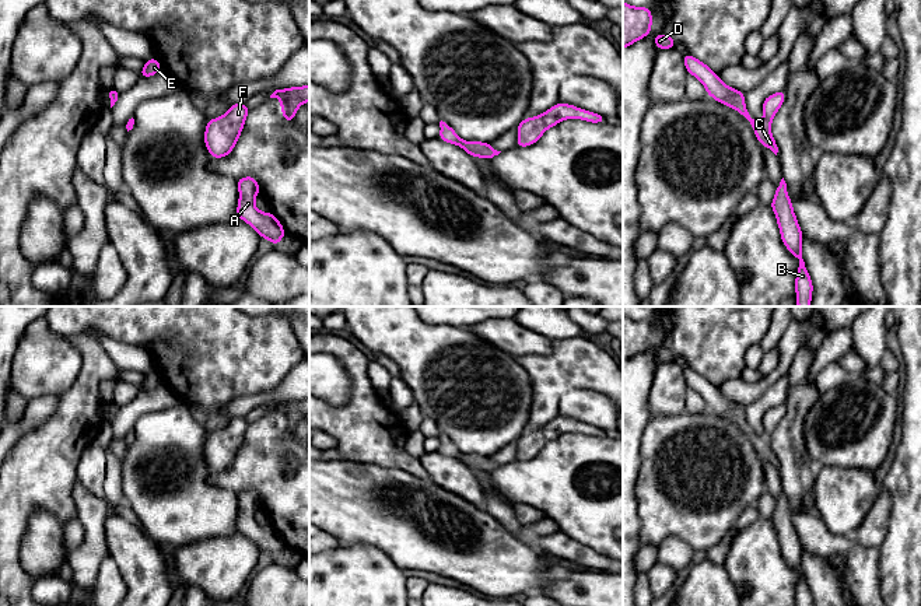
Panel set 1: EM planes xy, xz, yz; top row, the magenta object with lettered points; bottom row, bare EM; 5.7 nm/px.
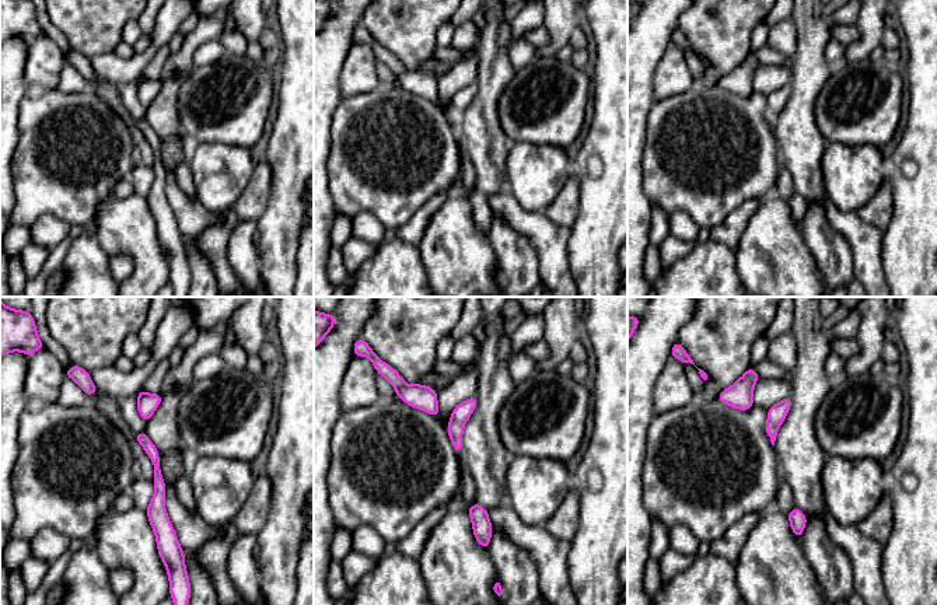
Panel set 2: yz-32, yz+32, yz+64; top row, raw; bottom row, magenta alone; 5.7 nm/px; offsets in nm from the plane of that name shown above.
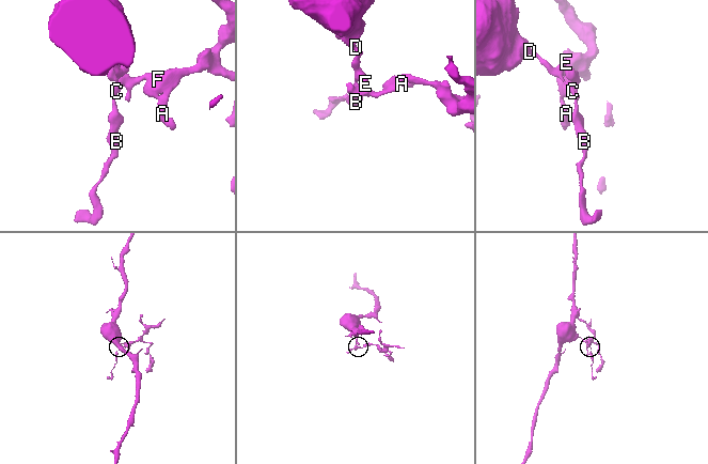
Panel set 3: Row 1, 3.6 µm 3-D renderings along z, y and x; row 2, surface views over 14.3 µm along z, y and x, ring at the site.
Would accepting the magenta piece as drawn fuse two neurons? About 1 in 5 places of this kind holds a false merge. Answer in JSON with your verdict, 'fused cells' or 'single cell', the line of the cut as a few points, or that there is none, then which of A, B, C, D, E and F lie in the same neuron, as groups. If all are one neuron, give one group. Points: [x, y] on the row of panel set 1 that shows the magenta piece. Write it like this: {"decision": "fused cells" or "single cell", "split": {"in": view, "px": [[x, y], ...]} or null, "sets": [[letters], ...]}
{"decision": "single cell", "split": null, "sets": [["A", "B", "C", "D", "E", "F"]]}

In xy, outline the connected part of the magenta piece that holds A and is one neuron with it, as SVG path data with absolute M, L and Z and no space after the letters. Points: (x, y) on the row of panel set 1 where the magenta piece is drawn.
M244 176L237 183L239 192L238 218L248 223L260 238L269 239L276 246L284 238L286 231L274 214L263 213L255 207L255 199L260 192L256 178Z

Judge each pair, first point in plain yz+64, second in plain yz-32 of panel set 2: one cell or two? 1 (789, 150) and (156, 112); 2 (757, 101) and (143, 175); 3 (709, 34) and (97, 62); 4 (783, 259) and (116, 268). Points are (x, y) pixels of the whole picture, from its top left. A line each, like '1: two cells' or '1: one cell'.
1: one cell
2: two cells
3: two cells
4: two cells

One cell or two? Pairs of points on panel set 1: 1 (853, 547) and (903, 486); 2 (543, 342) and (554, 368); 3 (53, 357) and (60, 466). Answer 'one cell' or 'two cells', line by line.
1: two cells
2: two cells
3: two cells

